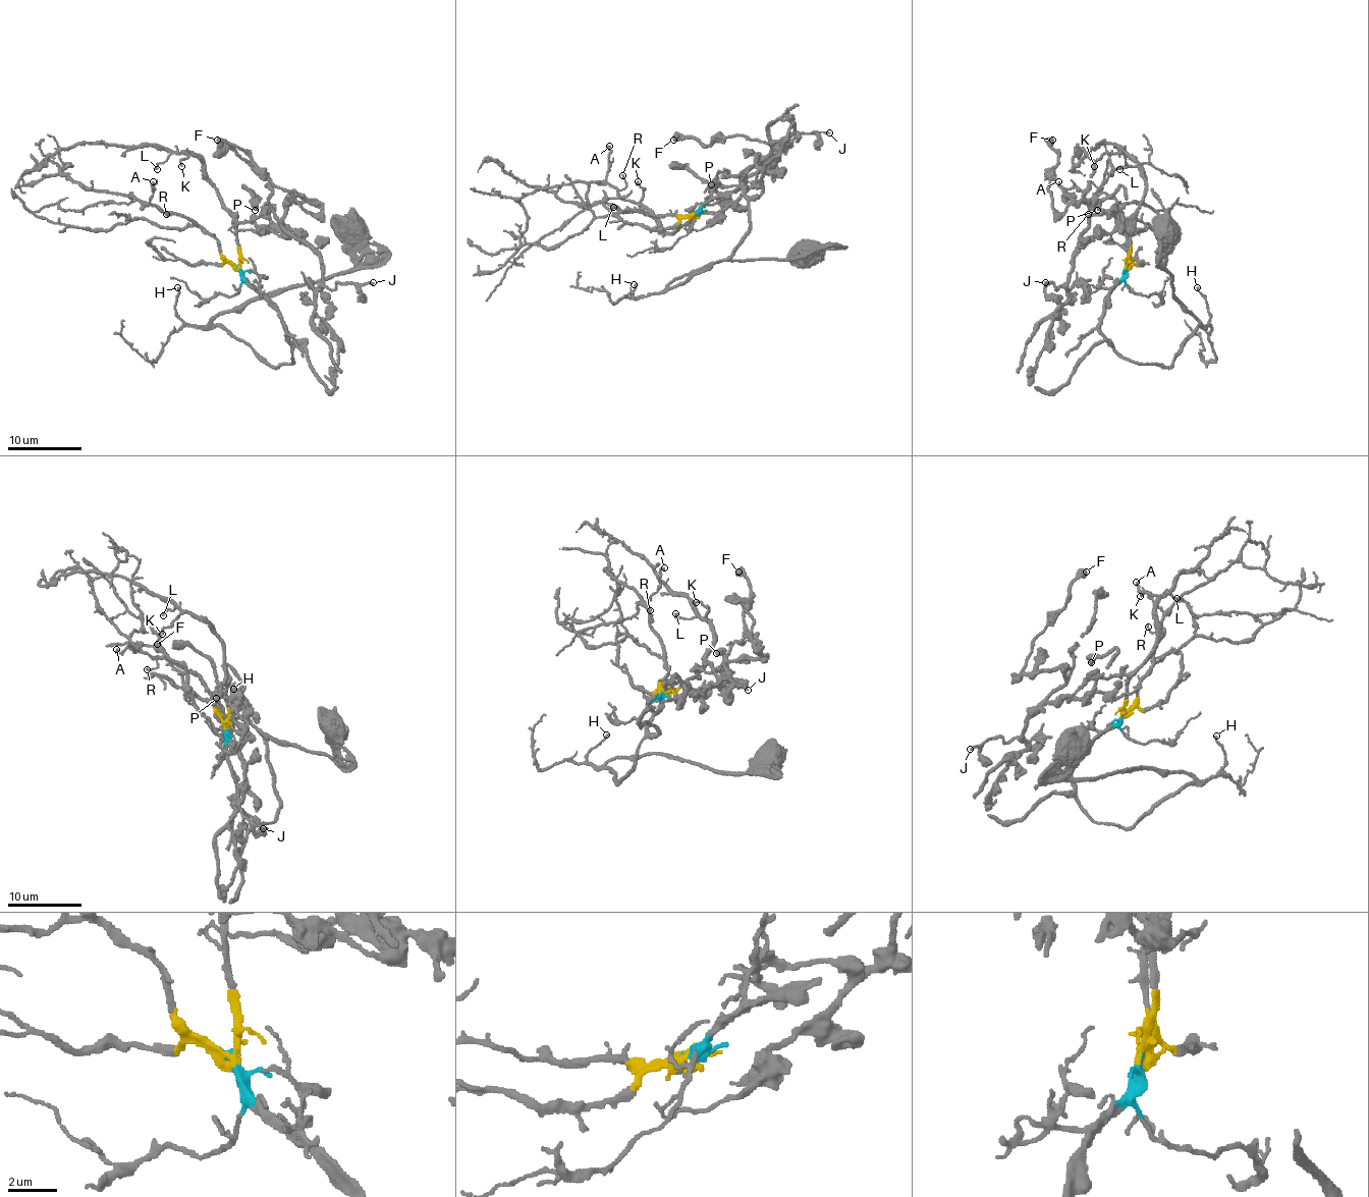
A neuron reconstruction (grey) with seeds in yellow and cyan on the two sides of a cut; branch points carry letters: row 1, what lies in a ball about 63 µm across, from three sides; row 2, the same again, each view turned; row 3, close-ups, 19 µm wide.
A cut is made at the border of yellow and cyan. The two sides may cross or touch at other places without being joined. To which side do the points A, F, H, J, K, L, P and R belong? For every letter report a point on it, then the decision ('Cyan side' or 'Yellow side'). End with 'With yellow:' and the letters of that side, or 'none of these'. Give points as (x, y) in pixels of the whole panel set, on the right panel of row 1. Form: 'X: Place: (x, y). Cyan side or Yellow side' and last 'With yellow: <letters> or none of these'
A: Place: (1058, 181). Yellow side
F: Place: (1052, 140). Cyan side
H: Place: (1197, 287). Cyan side
J: Place: (1045, 282). Cyan side
K: Place: (1094, 166). Yellow side
L: Place: (1119, 169). Yellow side
P: Place: (1097, 210). Cyan side
R: Place: (1088, 214). Yellow side
With yellow: A, K, L, R

